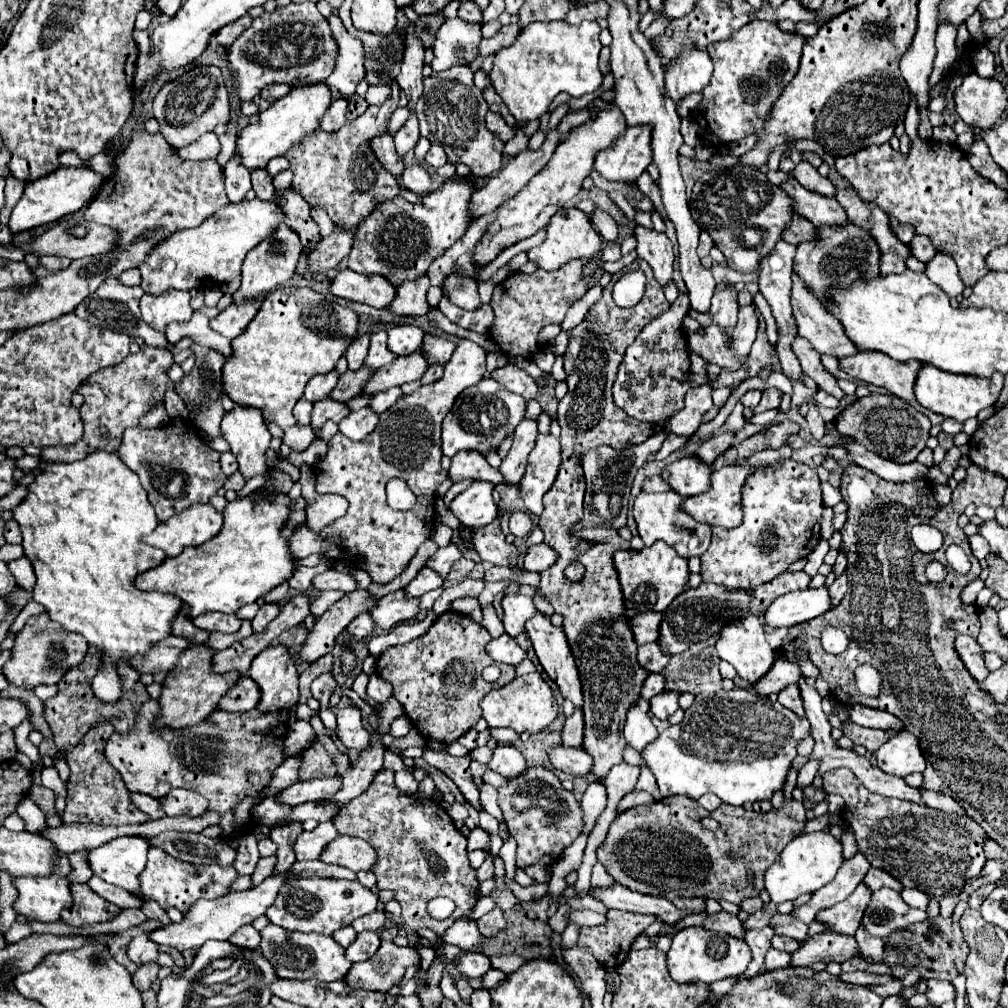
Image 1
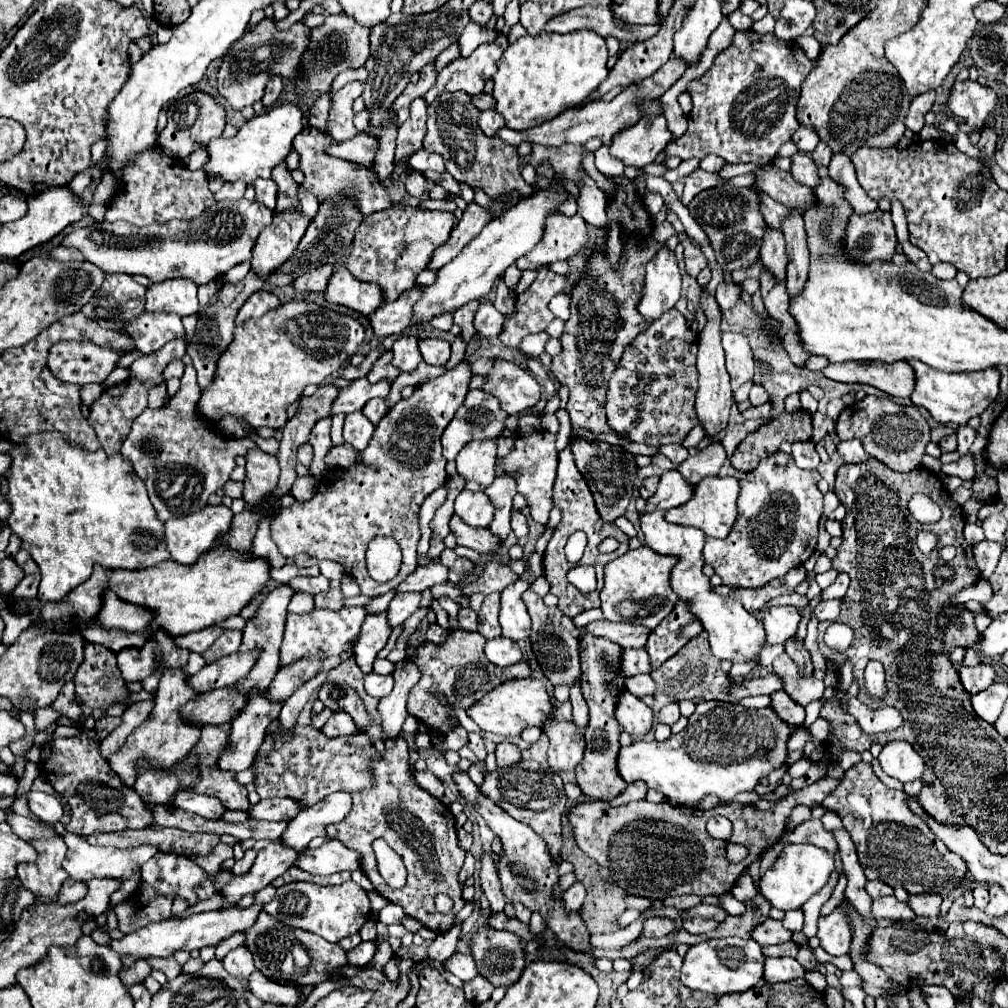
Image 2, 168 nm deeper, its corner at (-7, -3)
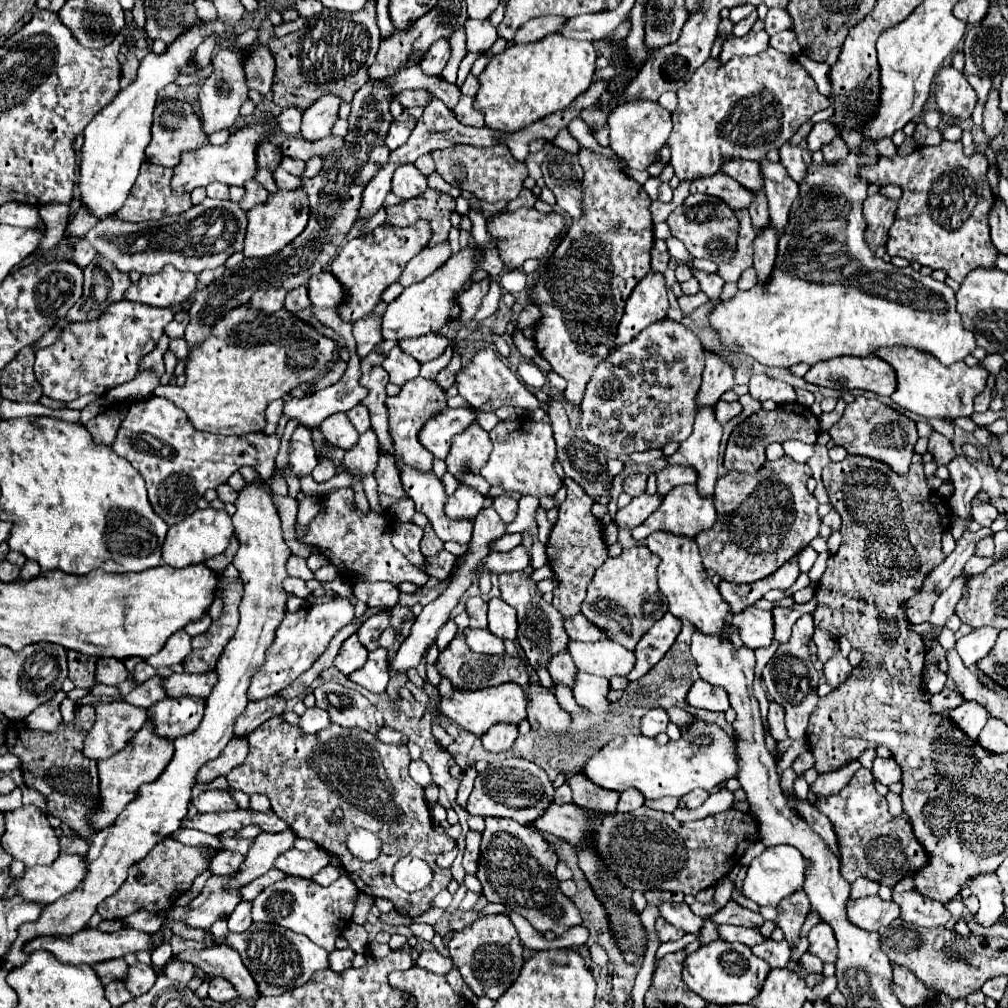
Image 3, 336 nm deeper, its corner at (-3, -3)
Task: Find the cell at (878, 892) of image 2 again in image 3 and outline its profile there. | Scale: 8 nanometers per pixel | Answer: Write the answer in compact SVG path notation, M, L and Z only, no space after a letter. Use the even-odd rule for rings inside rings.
M857 879L855 883L851 883L851 899L863 899L869 895L877 895L877 891L879 891L879 883L871 879Z

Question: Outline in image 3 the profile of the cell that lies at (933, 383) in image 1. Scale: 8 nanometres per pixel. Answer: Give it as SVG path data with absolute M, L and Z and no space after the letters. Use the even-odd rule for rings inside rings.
M911 347L883 349L877 357L887 361L897 373L897 391L891 399L903 409L927 419L953 421L957 417L969 417L973 413L973 399L987 387L989 371L981 365L969 367L965 363L953 363L951 367L943 367L933 355L923 355Z

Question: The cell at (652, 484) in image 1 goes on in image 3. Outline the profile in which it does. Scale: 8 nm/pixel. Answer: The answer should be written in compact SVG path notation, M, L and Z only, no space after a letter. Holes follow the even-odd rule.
M635 473L635 475L625 477L623 489L625 489L625 493L629 493L631 497L637 497L637 495L645 493L645 489L647 489L647 475L645 475L645 473Z

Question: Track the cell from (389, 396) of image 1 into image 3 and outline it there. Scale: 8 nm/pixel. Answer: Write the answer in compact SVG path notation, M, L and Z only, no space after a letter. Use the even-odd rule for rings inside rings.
M355 405L351 411L347 411L347 417L351 419L351 423L355 425L355 429L359 431L359 433L365 433L369 427L371 427L371 415L369 415L369 411L367 411L367 407L365 405Z

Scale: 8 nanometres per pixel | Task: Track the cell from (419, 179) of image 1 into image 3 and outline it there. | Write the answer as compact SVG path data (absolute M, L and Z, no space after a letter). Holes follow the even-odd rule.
M411 163L411 165L397 167L397 171L393 175L391 191L401 199L411 199L411 197L421 195L427 187L429 187L427 177L421 171L417 171L417 167Z

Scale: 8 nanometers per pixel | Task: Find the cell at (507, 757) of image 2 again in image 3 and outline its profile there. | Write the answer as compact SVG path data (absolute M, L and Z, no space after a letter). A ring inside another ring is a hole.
M499 723L497 727L491 727L491 731L487 731L481 741L483 741L483 747L491 753L501 753L501 751L507 751L513 741L517 739L517 727L507 727L505 723Z

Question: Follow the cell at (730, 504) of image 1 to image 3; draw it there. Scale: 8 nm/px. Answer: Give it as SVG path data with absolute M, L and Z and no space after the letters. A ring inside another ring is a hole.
M683 485L683 487L675 487L673 491L669 491L663 497L661 507L649 515L639 527L633 529L633 539L645 539L647 535L651 535L653 531L669 531L675 535L687 535L687 537L695 537L699 531L707 531L715 525L717 521L717 511L715 511L715 499L713 497L701 497L699 489L695 485Z

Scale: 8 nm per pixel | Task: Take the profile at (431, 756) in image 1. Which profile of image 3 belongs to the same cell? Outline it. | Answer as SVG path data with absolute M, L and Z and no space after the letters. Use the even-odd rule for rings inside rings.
M487 817L481 839L481 861L477 879L483 883L483 895L493 903L505 903L519 915L523 915L539 933L553 931L563 935L573 925L581 923L581 913L575 903L561 893L555 877L557 855L553 847L529 827L515 823L513 819Z

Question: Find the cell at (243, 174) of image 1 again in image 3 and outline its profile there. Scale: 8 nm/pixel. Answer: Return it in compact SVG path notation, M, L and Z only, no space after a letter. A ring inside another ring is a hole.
M211 183L207 187L207 195L211 199L229 199L229 185L223 185L223 183Z

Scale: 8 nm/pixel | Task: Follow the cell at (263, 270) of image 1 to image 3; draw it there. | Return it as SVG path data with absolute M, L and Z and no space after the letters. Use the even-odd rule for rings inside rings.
M297 189L297 191L277 191L275 195L269 195L267 203L253 207L247 211L249 227L245 235L245 257L269 257L275 255L275 251L281 251L285 245L289 245L307 225L309 219L309 203L307 195Z

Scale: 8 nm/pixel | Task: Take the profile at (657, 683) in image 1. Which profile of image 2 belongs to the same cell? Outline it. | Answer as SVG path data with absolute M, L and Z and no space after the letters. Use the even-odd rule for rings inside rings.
M635 675L635 677L625 679L625 687L631 693L635 693L637 697L643 697L643 695L651 695L655 691L655 681L651 681L649 675Z

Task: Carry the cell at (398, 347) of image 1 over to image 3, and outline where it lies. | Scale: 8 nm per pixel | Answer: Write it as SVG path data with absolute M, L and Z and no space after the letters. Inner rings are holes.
M393 347L389 351L389 355L385 357L385 361L383 361L383 367L389 373L391 383L405 385L409 379L415 379L419 375L419 367L421 365L419 365L417 359L407 355L403 349Z

